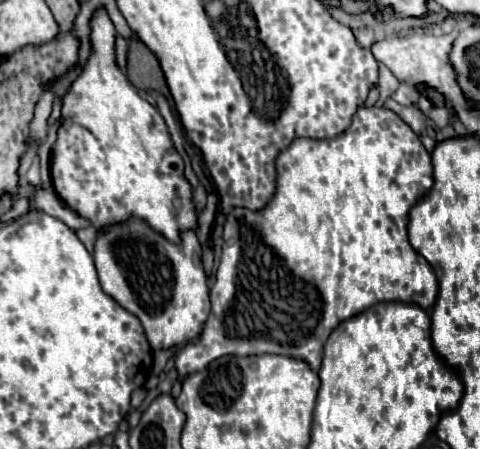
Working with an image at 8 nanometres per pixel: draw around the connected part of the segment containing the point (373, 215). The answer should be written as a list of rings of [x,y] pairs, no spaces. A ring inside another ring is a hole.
[[[358,107],[358,111],[352,117],[350,127],[340,133],[334,139],[294,139],[278,157],[276,157],[276,193],[274,197],[266,203],[264,209],[260,211],[250,211],[242,207],[234,207],[224,223],[224,245],[222,245],[222,257],[220,265],[216,271],[216,283],[210,289],[210,301],[212,301],[212,311],[210,317],[204,325],[204,331],[200,339],[194,345],[184,345],[178,355],[176,355],[176,371],[178,371],[178,381],[171,389],[171,395],[177,398],[181,392],[182,381],[186,375],[202,371],[210,361],[222,357],[222,355],[262,355],[262,353],[276,353],[276,355],[290,355],[304,359],[314,371],[320,369],[320,353],[322,347],[328,339],[328,335],[334,331],[334,327],[368,309],[374,303],[380,301],[404,301],[404,303],[414,303],[424,309],[430,309],[436,301],[438,295],[438,279],[430,267],[430,263],[412,249],[408,243],[408,233],[406,233],[406,223],[408,223],[408,211],[410,207],[432,187],[432,163],[430,155],[420,143],[418,135],[406,125],[394,111],[386,107]],[[266,249],[272,251],[280,259],[266,259]]]

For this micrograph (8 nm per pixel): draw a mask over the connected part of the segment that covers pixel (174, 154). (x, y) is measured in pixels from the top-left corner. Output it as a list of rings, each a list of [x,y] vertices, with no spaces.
[[[98,9],[94,13],[94,19],[92,19],[92,49],[94,53],[90,55],[88,63],[84,65],[80,77],[70,85],[68,93],[64,95],[64,103],[62,103],[62,123],[58,127],[58,137],[56,137],[56,143],[54,143],[54,149],[52,149],[52,159],[50,159],[50,177],[52,177],[52,187],[56,191],[56,195],[62,199],[62,203],[66,207],[70,207],[72,211],[76,211],[80,217],[88,219],[98,231],[102,229],[108,229],[112,225],[118,225],[130,217],[138,217],[140,221],[146,221],[154,231],[162,233],[168,241],[174,241],[176,245],[180,243],[180,233],[184,231],[190,231],[190,229],[196,229],[198,227],[198,213],[196,213],[196,207],[194,207],[194,201],[192,201],[192,185],[188,183],[188,179],[184,177],[184,159],[182,155],[174,149],[172,145],[172,137],[168,133],[168,127],[160,115],[160,111],[150,105],[146,99],[142,99],[138,95],[138,91],[130,85],[130,81],[126,79],[126,75],[118,69],[116,65],[116,57],[114,57],[114,37],[116,37],[116,31],[114,31],[114,25],[112,21],[108,19],[106,11],[104,9]]]

